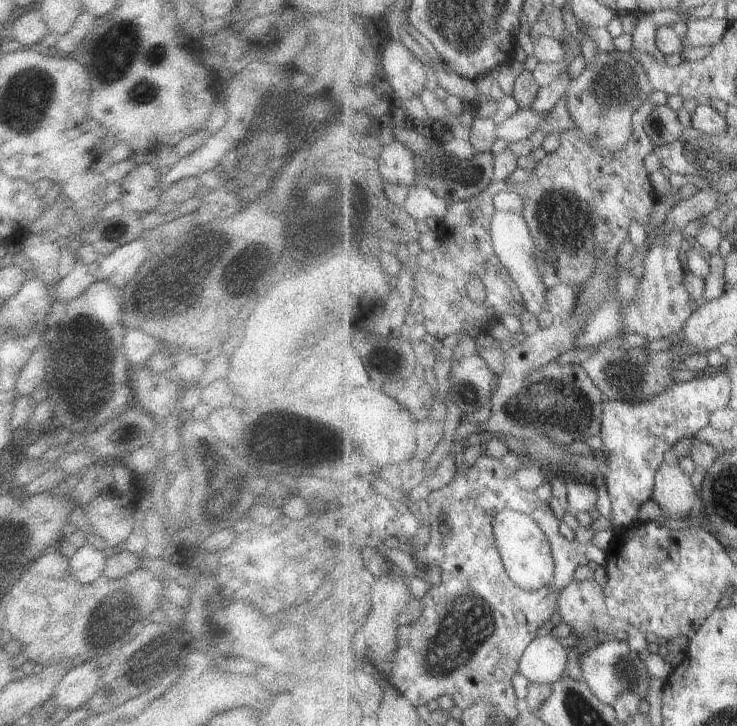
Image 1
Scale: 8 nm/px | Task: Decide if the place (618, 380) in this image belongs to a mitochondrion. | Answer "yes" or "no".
yes

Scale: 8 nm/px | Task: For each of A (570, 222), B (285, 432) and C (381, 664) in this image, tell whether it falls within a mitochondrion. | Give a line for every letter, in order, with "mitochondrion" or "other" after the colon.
A: mitochondrion
B: mitochondrion
C: other

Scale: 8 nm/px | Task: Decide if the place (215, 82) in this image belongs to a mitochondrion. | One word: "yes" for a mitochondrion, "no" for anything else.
no

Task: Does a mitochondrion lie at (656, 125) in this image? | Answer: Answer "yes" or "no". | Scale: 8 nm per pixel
no

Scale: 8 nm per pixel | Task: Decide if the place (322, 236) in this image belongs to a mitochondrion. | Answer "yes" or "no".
yes

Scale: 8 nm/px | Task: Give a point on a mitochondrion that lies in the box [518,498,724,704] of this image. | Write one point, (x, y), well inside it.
(628, 669)

